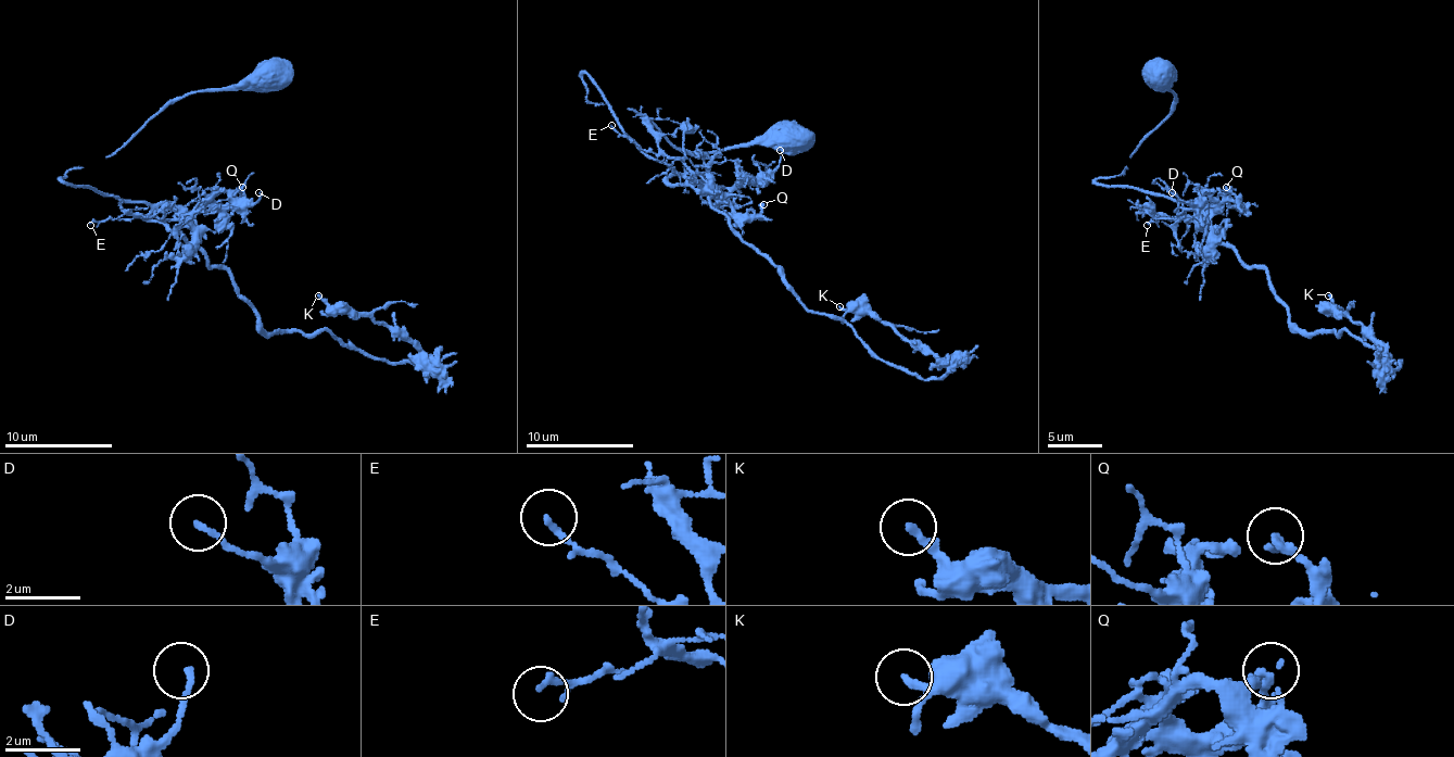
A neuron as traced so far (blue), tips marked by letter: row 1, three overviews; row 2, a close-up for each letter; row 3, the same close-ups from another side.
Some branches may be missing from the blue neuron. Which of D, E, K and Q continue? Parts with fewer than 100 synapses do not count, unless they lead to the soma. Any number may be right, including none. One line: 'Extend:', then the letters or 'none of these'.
Extend: none of these

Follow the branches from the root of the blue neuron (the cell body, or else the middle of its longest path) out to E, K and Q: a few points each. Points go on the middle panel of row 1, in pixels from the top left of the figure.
E: (793, 136), (793, 150), (682, 152), (636, 112), (593, 103), (584, 74), (644, 152), (695, 177), (611, 125)
K: (793, 136), (682, 152), (582, 76), (809, 310), (947, 371), (839, 306)
Q: (793, 136), (793, 150), (682, 152), (636, 112), (593, 103), (582, 76), (644, 152), (728, 212), (763, 204)

